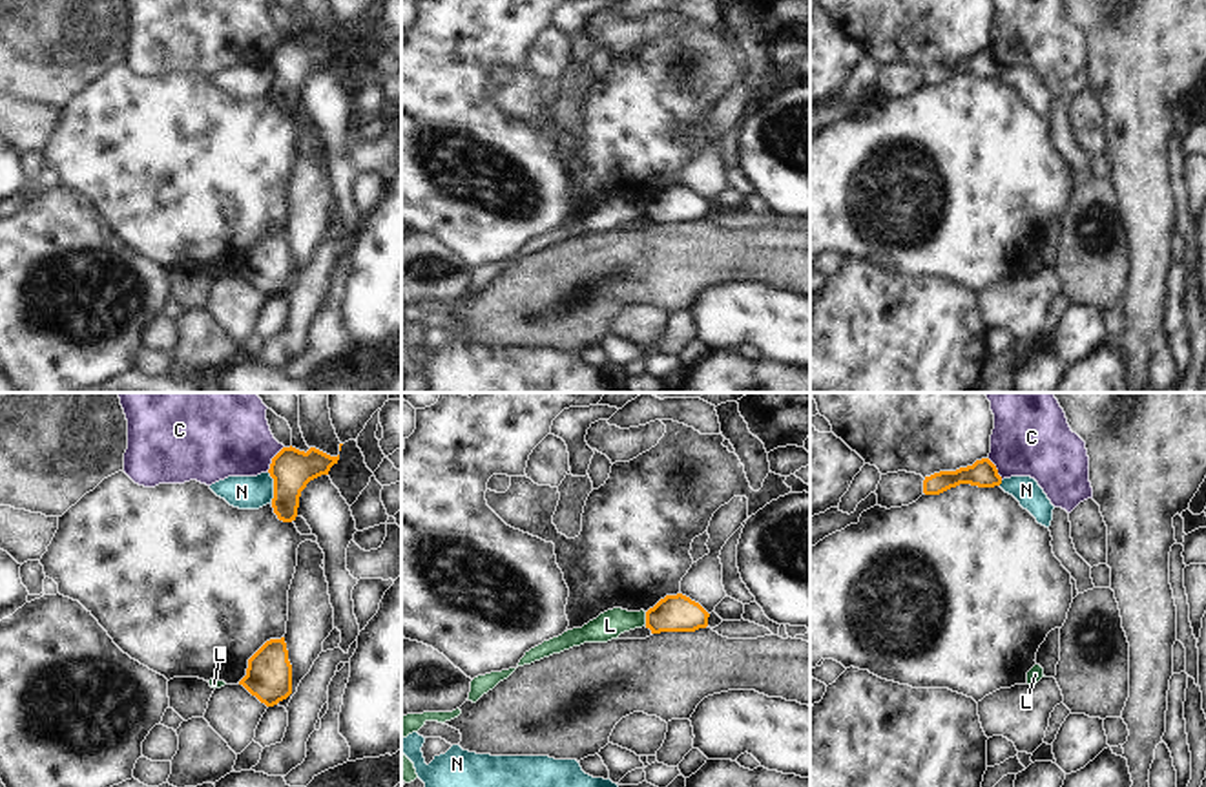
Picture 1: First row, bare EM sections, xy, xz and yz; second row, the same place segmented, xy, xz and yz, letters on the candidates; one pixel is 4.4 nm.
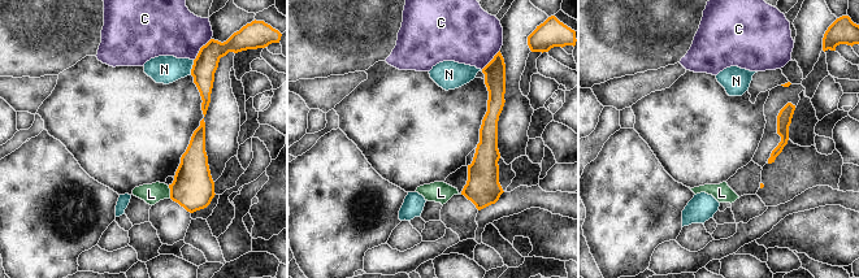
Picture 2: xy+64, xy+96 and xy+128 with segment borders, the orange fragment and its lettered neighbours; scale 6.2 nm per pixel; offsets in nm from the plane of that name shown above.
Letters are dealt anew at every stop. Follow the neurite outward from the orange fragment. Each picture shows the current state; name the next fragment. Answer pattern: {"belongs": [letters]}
{"belongs": []}

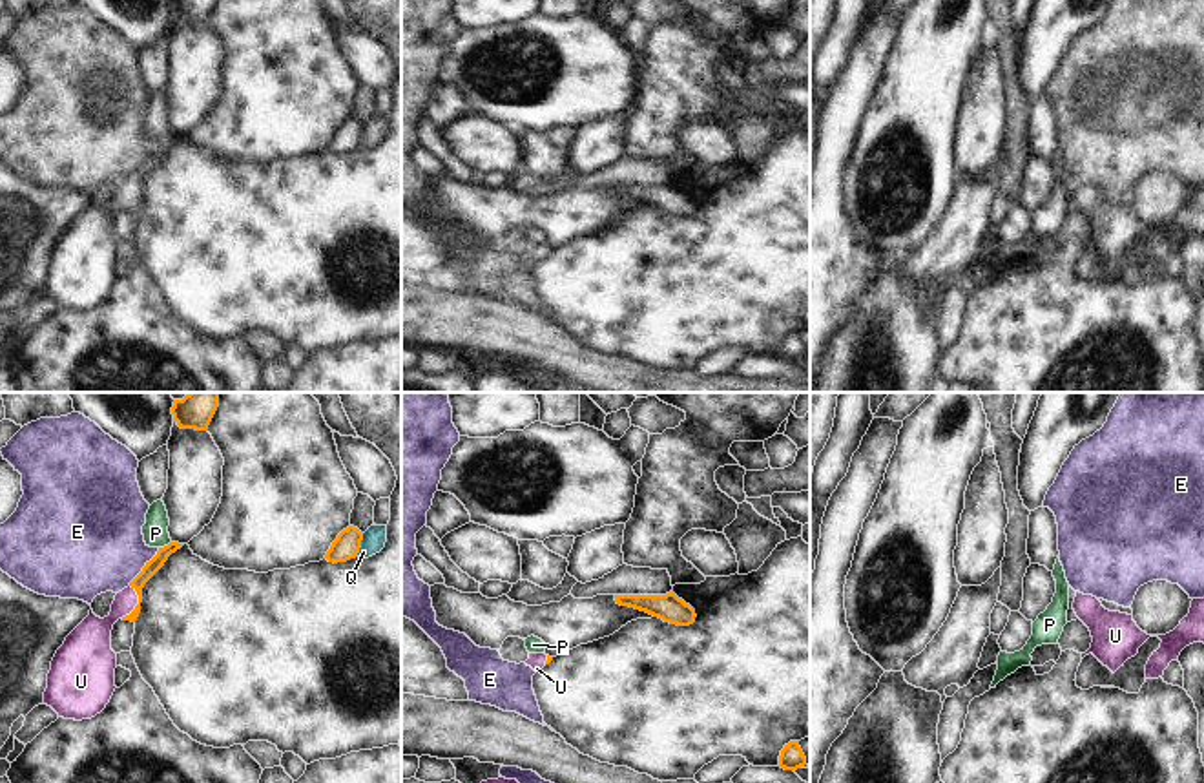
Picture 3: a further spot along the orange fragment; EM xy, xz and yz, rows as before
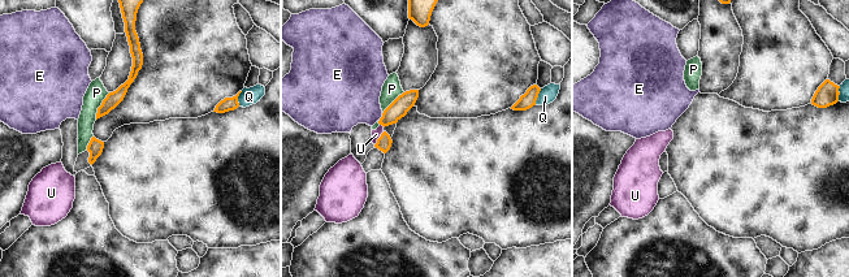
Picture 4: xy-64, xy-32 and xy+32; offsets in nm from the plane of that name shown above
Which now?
{"belongs": ["U"]}

